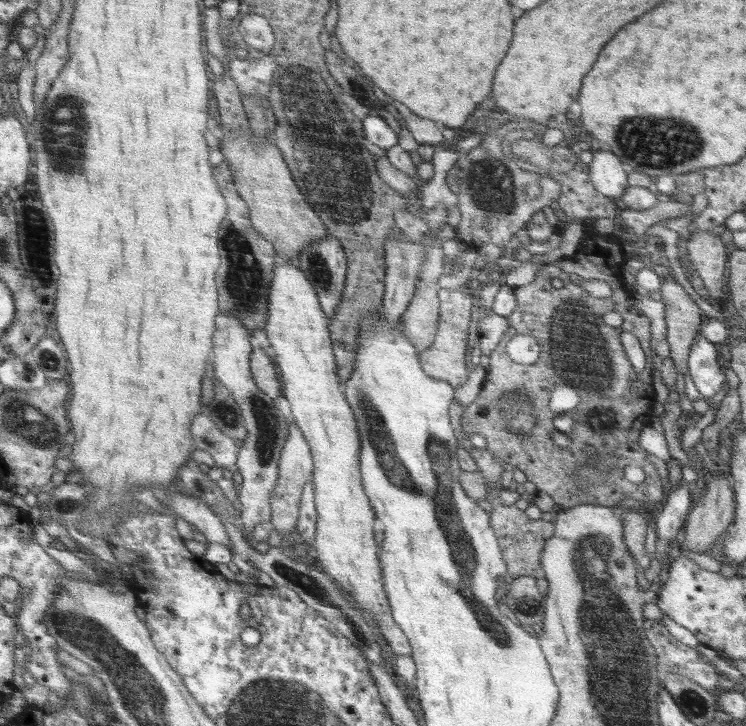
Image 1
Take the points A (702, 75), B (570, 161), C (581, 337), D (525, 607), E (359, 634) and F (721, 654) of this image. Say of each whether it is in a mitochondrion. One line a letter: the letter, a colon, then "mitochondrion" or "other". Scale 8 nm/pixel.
A: other
B: other
C: mitochondrion
D: mitochondrion
E: mitochondrion
F: other

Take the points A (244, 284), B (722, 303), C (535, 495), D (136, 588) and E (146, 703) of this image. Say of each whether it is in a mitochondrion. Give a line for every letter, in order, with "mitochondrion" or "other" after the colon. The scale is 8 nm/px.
A: mitochondrion
B: other
C: other
D: other
E: mitochondrion

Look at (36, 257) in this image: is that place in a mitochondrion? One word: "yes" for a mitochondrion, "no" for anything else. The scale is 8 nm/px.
yes

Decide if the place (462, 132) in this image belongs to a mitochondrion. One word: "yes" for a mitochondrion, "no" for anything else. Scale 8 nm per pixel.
no

